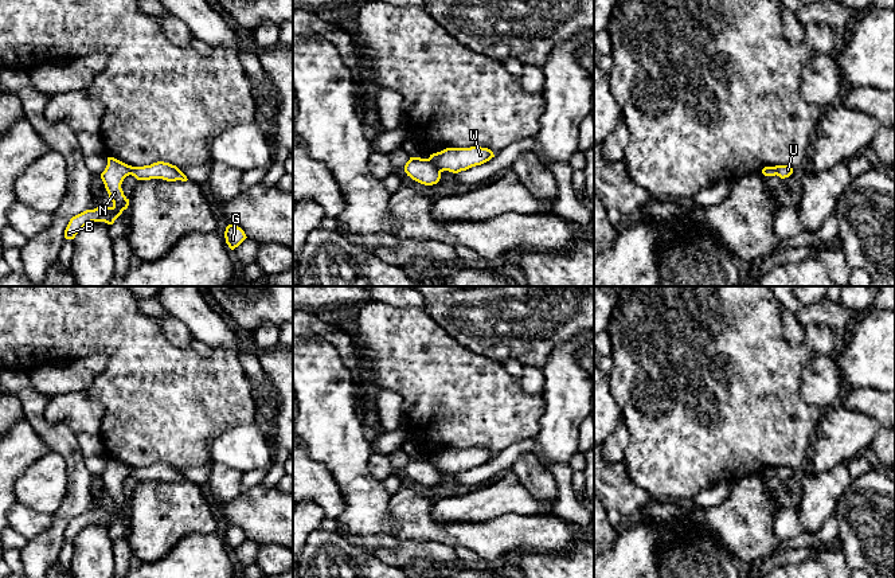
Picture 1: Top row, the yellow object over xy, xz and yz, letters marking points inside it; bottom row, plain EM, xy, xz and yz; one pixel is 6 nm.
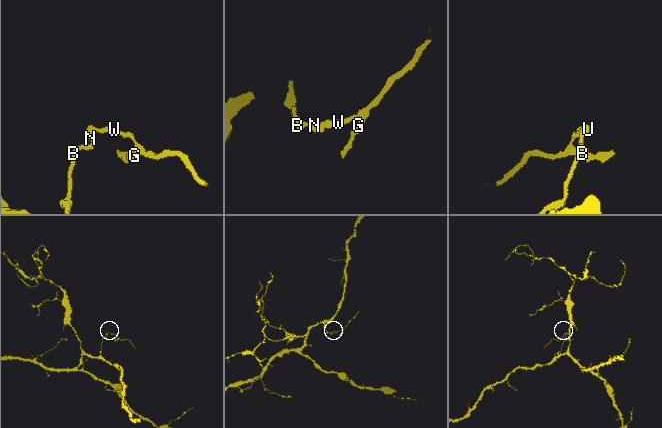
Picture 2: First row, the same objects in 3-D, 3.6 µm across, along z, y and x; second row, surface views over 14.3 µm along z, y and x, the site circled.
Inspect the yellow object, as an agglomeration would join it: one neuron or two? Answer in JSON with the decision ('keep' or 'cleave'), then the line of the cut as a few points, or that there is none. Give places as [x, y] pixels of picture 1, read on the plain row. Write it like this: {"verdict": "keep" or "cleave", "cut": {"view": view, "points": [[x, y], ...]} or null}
{"verdict": "cleave", "cut": {"view": "xz", "points": [[428, 460], [440, 473]]}}

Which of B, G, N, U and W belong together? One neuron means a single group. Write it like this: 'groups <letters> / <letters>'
groups B N U / G W

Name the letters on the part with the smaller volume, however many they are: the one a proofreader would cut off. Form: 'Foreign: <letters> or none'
Foreign: G, W

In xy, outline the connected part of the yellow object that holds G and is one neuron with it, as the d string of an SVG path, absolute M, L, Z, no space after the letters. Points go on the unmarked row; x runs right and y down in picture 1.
M228 526L226 528L224 532L224 539L226 539L226 544L228 546L228 548L231 551L234 551L235 548L238 548L247 538L245 535L245 532L235 527L235 526Z

